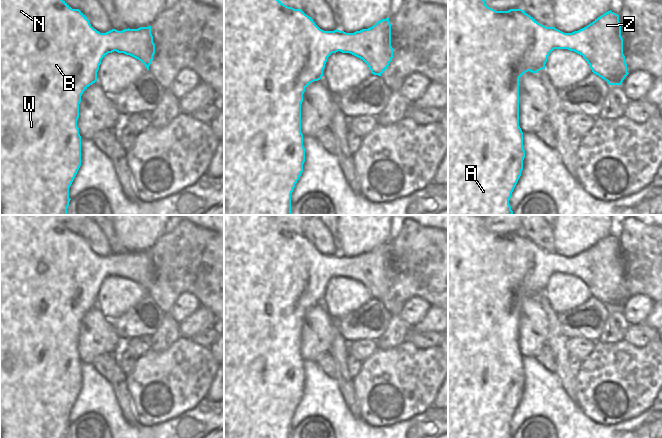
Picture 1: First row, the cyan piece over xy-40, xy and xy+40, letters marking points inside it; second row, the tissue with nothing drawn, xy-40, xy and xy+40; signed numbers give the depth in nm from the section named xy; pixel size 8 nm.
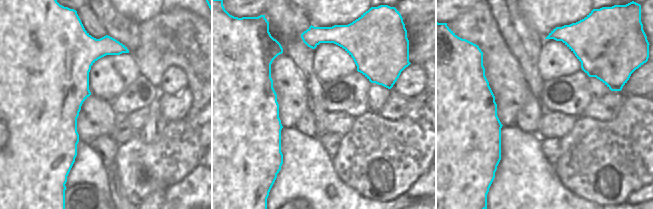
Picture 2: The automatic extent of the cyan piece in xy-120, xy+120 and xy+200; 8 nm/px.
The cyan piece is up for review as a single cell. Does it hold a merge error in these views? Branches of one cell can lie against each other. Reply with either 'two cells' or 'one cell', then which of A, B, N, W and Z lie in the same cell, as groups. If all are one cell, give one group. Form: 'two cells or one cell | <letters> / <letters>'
one cell | A B N W Z

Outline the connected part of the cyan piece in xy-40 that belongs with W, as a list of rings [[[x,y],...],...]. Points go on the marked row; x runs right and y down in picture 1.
[[[0,0],[0,215],[67,215],[69,188],[81,166],[81,136],[77,126],[81,96],[97,81],[101,60],[114,51],[138,59],[149,70],[155,54],[151,26],[100,33],[79,9],[72,9],[63,0]]]

